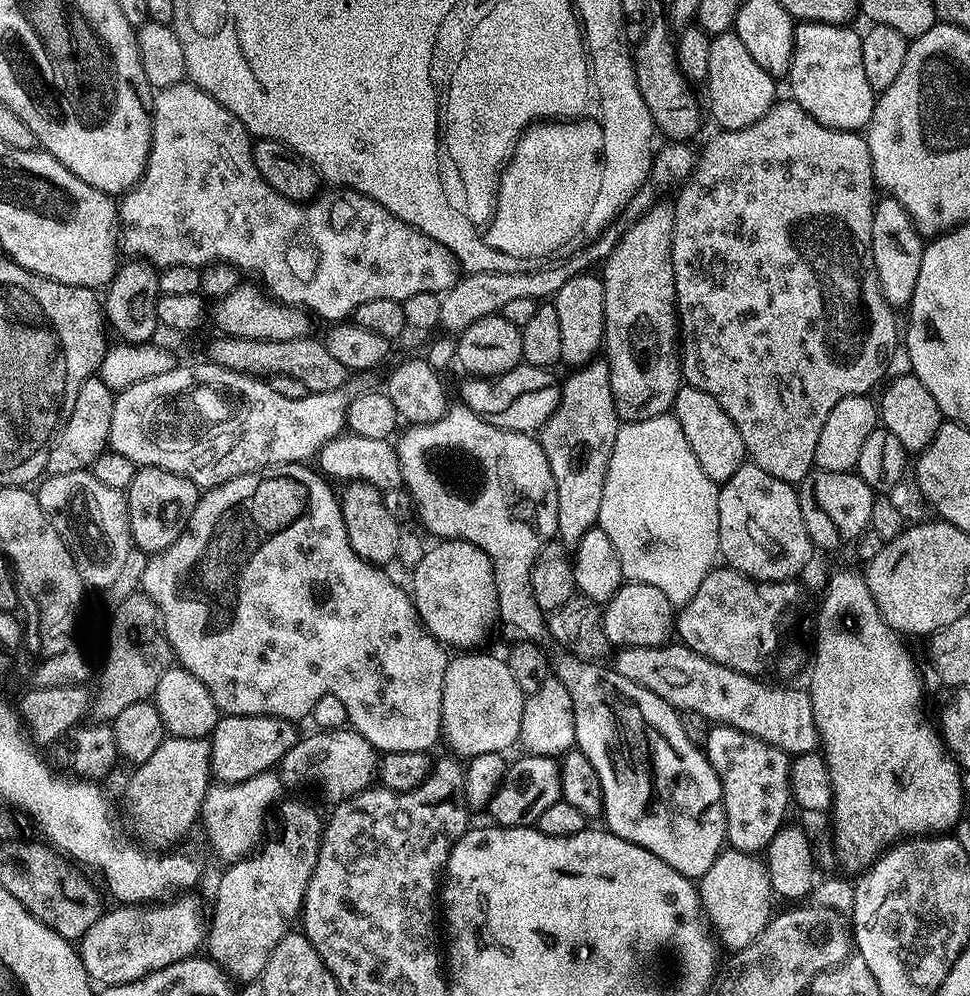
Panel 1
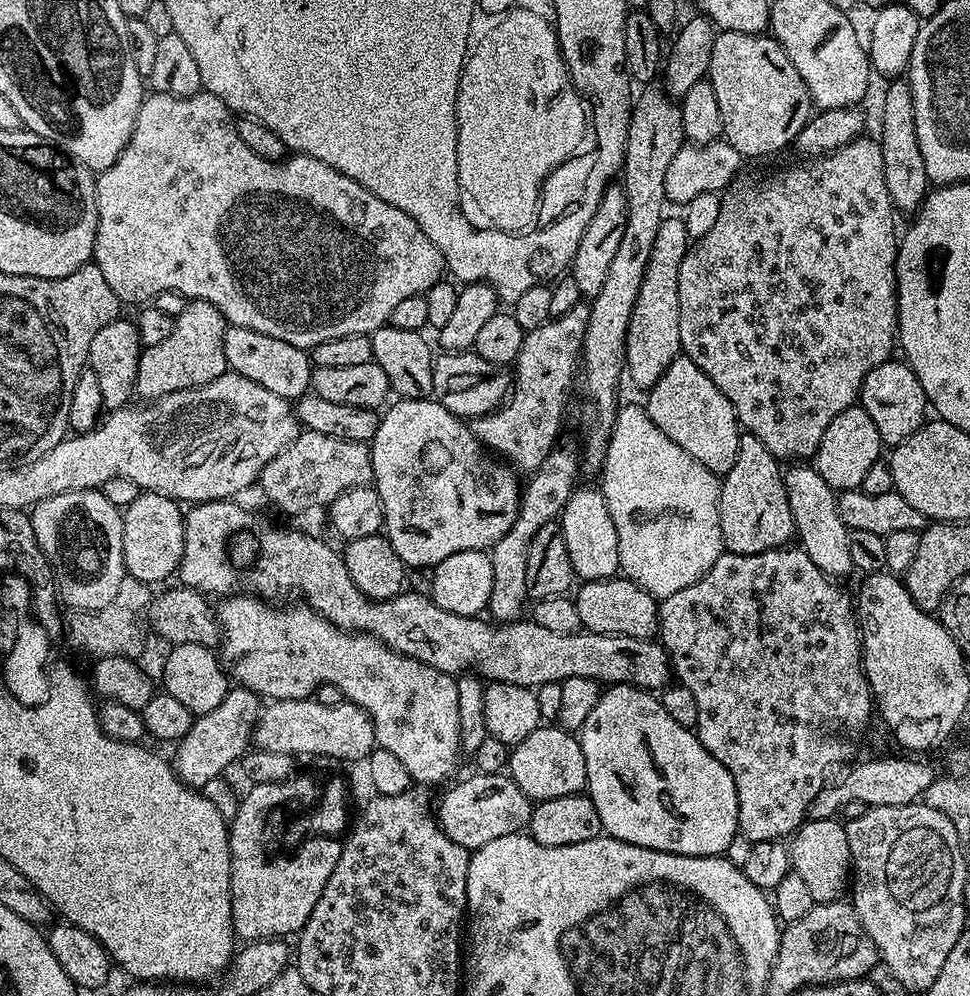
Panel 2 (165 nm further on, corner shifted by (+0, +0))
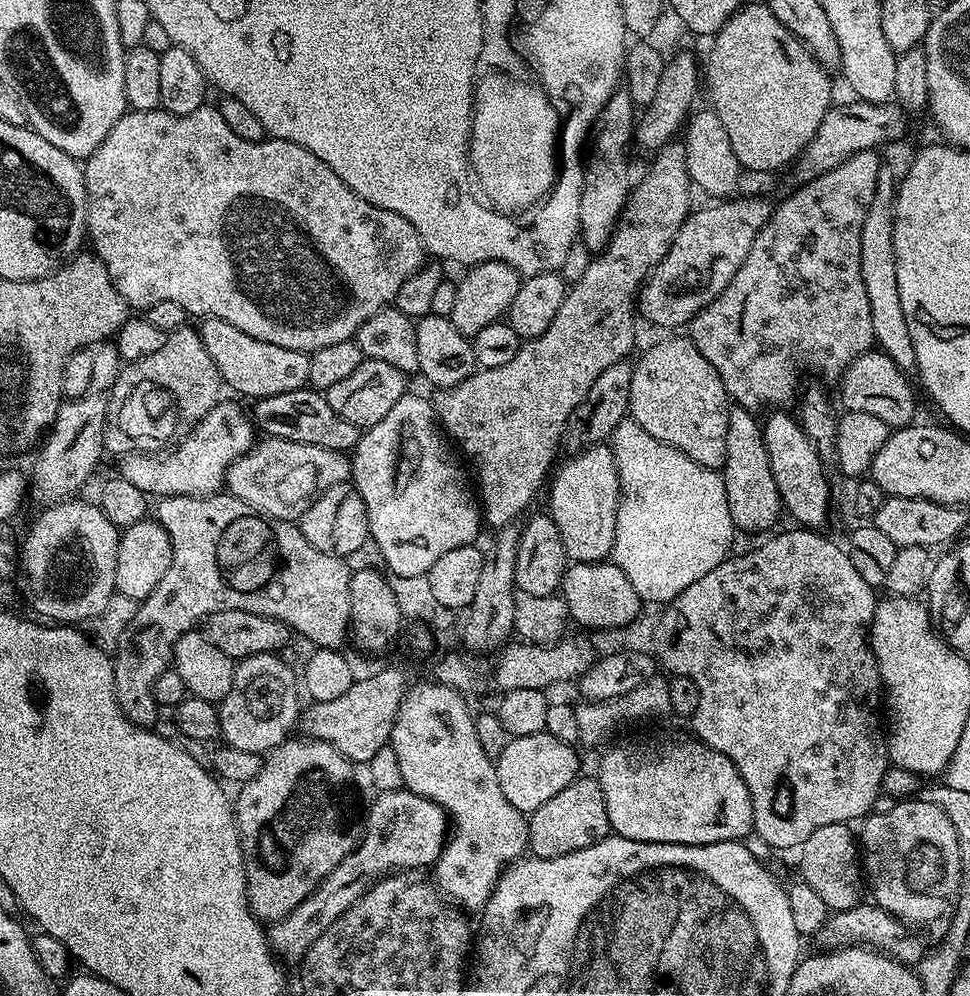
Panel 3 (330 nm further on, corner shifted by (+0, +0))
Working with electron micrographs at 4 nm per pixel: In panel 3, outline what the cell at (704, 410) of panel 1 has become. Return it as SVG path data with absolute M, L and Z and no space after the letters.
M680 334L673 336L676 336L673 340L658 341L653 348L648 348L641 354L640 361L635 361L632 377L630 378L630 402L628 403L630 419L638 422L638 426L642 426L642 430L646 430L646 434L650 434L654 439L663 442L663 444L669 444L670 447L678 449L694 462L713 470L723 469L726 462L726 426L728 425L728 409L730 407L728 391L726 386L722 386L722 378L718 378L718 370L714 370L714 366L710 366L710 362L706 362L706 358L702 358L702 350L698 350L698 346L694 346L691 339L684 337L683 340Z

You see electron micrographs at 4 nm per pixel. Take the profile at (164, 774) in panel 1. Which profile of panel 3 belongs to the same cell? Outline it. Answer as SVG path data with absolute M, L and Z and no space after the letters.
M267 652L266 654L254 654L247 656L235 665L236 673L234 682L230 686L230 694L226 694L224 700L219 701L220 734L223 743L230 748L238 750L250 750L267 754L289 739L291 728L297 725L302 714L301 689L298 687L298 672L291 668L284 660L279 660L279 655Z

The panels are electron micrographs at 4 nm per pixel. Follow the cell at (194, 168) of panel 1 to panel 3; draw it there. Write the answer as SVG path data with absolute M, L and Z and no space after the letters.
M205 106L185 116L175 116L163 110L154 112L125 111L124 117L116 123L114 130L110 130L110 134L106 134L102 146L98 146L98 150L94 150L94 154L83 161L82 167L84 170L84 189L88 195L86 236L90 244L92 240L91 251L106 266L112 283L116 285L118 294L122 294L125 302L136 310L147 310L150 306L154 306L154 302L159 300L162 302L178 302L178 306L182 306L193 317L207 318L213 316L214 318L222 318L226 322L230 322L230 326L238 326L238 330L242 330L242 334L250 334L250 338L258 338L262 342L270 342L274 346L282 346L286 350L298 350L310 354L322 346L334 346L334 342L346 342L353 339L356 331L368 319L389 307L395 301L402 282L406 282L406 278L410 278L410 274L417 272L426 263L424 243L418 238L414 226L410 226L410 222L406 222L406 218L402 218L390 210L382 210L378 206L366 202L366 198L358 198L358 194L354 194L350 190L350 186L346 186L342 182L342 178L338 178L338 174L334 174L334 170L330 170L330 166L326 166L326 162L314 158L314 154L310 154L310 150L302 150L302 146L294 146L294 142L271 138L265 138L258 142L246 142L242 138L238 138L238 134L234 134L234 130L230 130L230 126L226 126L226 121L222 119L219 107L216 106L212 106L212 108L211 106Z

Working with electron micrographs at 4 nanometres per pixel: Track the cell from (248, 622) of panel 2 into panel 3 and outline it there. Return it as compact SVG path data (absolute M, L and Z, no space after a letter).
M413 683L404 693L404 701L400 704L392 727L390 743L394 754L398 754L404 788L442 806L451 817L450 835L444 841L444 849L434 865L434 883L441 897L457 909L480 910L490 898L505 868L525 855L528 847L528 822L525 813L506 802L506 794L502 794L502 786L498 786L495 763L482 751L478 734L474 734L474 712L468 709L464 701L467 699L449 684L431 683Z

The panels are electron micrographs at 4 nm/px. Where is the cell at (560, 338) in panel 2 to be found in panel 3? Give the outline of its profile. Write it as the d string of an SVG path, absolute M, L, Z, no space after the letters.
M669 142L666 146L662 146L659 152L651 157L652 165L648 168L648 173L644 177L635 181L634 187L628 193L628 203L624 205L620 221L616 223L614 234L608 240L608 245L600 252L595 253L592 265L586 270L586 274L582 274L582 278L578 278L578 282L571 285L570 291L565 295L562 306L558 306L558 314L554 314L554 322L550 322L550 326L546 326L544 333L533 340L526 340L521 343L518 354L514 354L514 358L510 358L510 362L506 362L506 366L494 366L493 368L480 368L473 372L470 378L466 378L454 388L442 388L431 393L433 413L443 431L454 441L455 447L462 451L470 458L478 476L478 498L483 512L483 521L492 528L504 527L513 523L516 517L532 500L534 494L541 486L544 478L547 479L551 471L552 458L562 444L564 427L570 418L572 411L578 406L578 402L582 402L586 398L586 394L590 394L590 386L594 386L598 374L602 374L602 370L606 370L610 366L614 366L619 360L628 360L631 357L632 347L636 344L636 320L638 321L638 304L634 297L639 293L640 287L648 279L648 275L662 262L662 258L666 258L666 250L670 250L670 246L674 242L674 238L678 238L678 230L682 230L682 226L686 222L686 218L693 211L692 192L694 193L694 185L692 179L688 176L686 170L686 150L683 143Z

